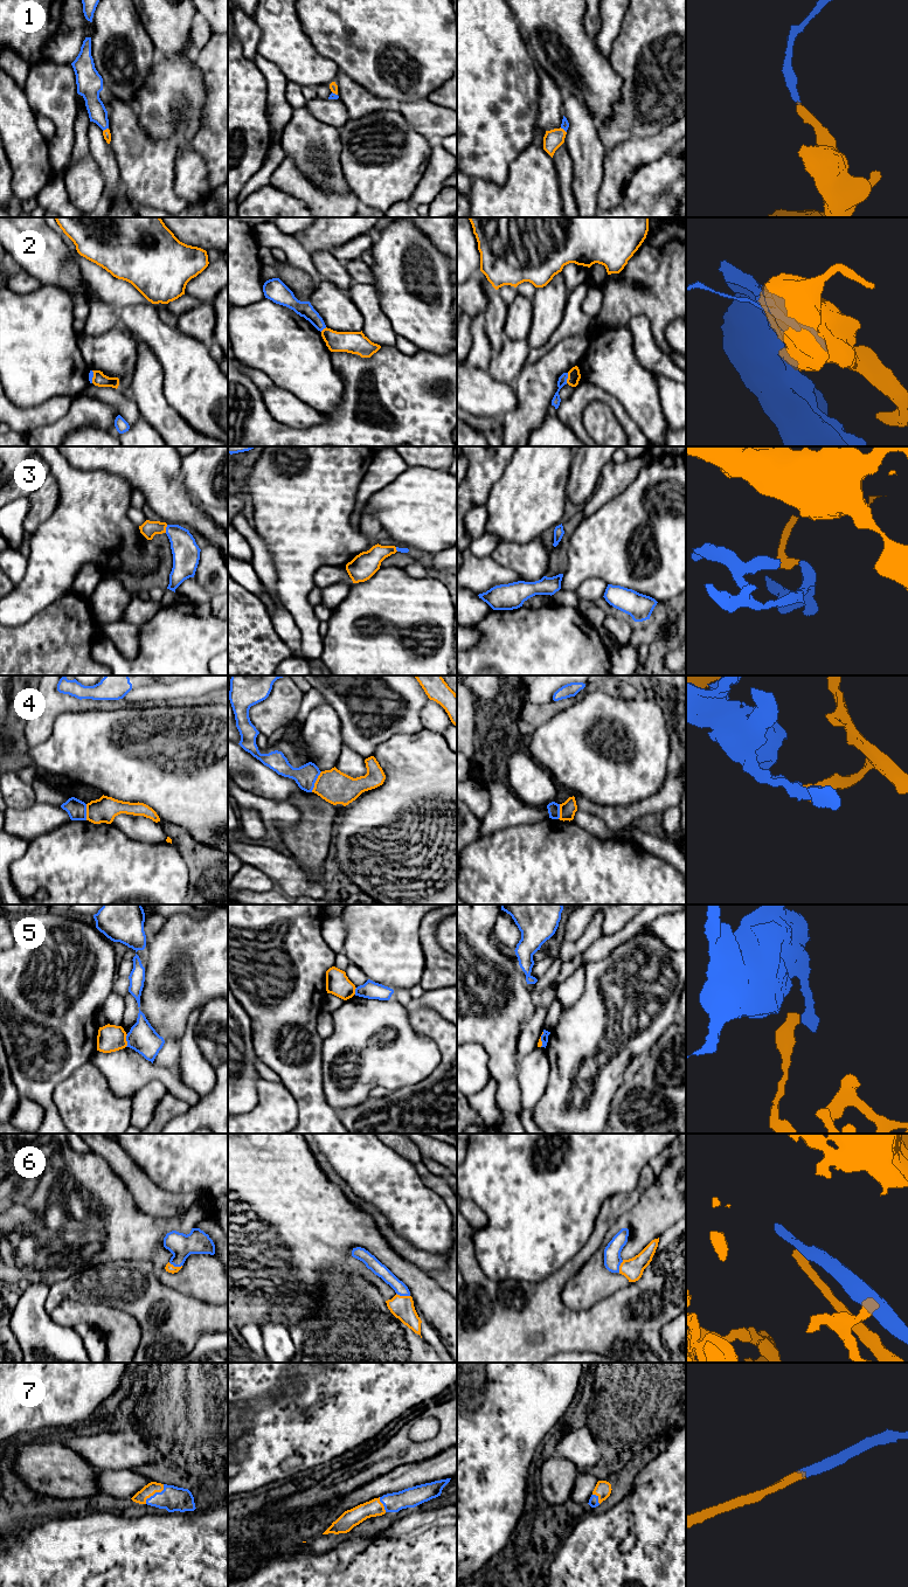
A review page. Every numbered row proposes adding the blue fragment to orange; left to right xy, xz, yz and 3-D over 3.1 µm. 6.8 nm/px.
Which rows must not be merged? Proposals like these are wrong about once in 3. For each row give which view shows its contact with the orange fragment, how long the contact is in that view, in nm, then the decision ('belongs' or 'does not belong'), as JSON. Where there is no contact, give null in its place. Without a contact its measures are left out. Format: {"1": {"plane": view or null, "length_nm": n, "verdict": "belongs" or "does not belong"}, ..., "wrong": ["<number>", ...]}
{"1": {"plane": "yz", "length_nm": 60, "verdict": "belongs"}, "2": {"plane": "yz", "length_nm": 70, "verdict": "does not belong"}, "3": {"plane": "xy", "length_nm": 60, "verdict": "belongs"}, "4": {"plane": "xz", "length_nm": 160, "verdict": "does not belong"}, "5": {"plane": "xy", "length_nm": 90, "verdict": "does not belong"}, "6": {"plane": "xz", "length_nm": 100, "verdict": "belongs"}, "7": {"plane": "xy", "length_nm": 190, "verdict": "belongs"}, "wrong": ["2", "4", "5"]}

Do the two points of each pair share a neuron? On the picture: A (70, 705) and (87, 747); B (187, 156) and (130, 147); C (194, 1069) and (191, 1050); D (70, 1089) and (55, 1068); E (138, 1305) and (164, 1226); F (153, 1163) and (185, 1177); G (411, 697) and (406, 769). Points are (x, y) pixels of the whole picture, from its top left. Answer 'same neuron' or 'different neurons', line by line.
A: different neurons
B: different neurons
C: same neuron
D: different neurons
E: different neurons
F: same neuron
G: different neurons

